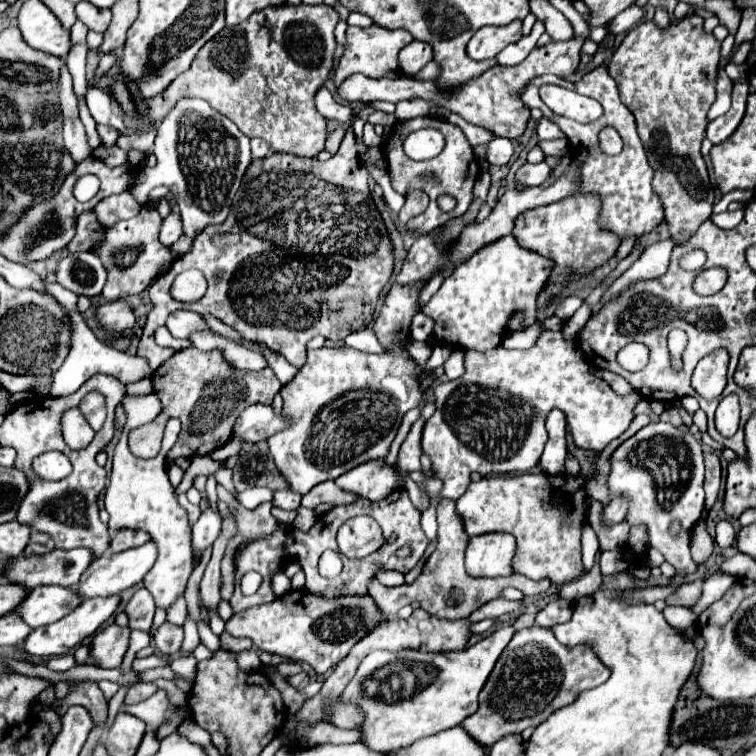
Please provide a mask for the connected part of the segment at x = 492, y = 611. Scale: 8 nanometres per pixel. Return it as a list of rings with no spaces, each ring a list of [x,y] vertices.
[[[498,597],[498,599],[492,599],[492,601],[488,601],[486,605],[478,607],[478,609],[470,615],[470,619],[482,621],[482,619],[488,619],[488,617],[502,617],[502,615],[514,611],[514,609],[518,609],[518,601],[508,601],[508,599]]]

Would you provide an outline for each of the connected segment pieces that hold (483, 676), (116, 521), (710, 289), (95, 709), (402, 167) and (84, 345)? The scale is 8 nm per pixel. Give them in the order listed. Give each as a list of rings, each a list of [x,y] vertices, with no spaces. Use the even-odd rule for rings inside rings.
[[[502,625],[498,631],[490,633],[486,639],[478,641],[476,645],[462,649],[462,651],[450,651],[450,653],[424,653],[418,649],[402,649],[398,653],[390,651],[374,651],[370,653],[358,667],[356,675],[348,683],[348,687],[342,693],[342,701],[350,701],[360,707],[364,713],[364,723],[358,727],[362,737],[360,741],[374,751],[390,753],[400,747],[412,745],[414,739],[422,739],[446,729],[452,729],[460,725],[466,717],[470,717],[478,709],[478,693],[482,691],[490,671],[494,669],[494,663],[498,655],[504,651],[508,641],[514,635],[512,625]],[[392,661],[422,661],[426,665],[432,665],[438,673],[434,683],[430,683],[426,689],[416,693],[412,699],[398,701],[396,705],[386,705],[378,699],[366,699],[362,683],[368,679],[376,669],[392,663]]]
[[[150,393],[150,395],[140,397],[125,396],[122,406],[126,411],[126,425],[122,429],[120,441],[116,445],[116,453],[112,459],[112,475],[110,475],[110,485],[106,489],[106,511],[110,515],[110,531],[120,531],[120,529],[140,529],[150,533],[158,547],[158,557],[154,567],[146,573],[144,577],[144,587],[152,593],[154,601],[158,607],[168,609],[180,593],[184,593],[188,577],[192,573],[192,531],[188,525],[188,515],[186,511],[178,505],[174,487],[168,481],[166,473],[166,455],[176,443],[176,437],[180,433],[180,421],[178,419],[168,419],[166,429],[164,429],[164,439],[162,439],[162,449],[154,459],[134,459],[134,455],[128,449],[128,433],[134,427],[146,425],[158,417],[162,411],[160,399]]]
[[[718,267],[718,269],[706,269],[706,271],[700,271],[694,279],[694,291],[698,295],[714,295],[718,293],[724,285],[726,285],[726,279],[728,279],[728,273],[726,269]]]
[[[80,681],[80,683],[76,683],[70,689],[70,693],[62,700],[55,700],[52,707],[56,709],[60,716],[63,716],[71,705],[86,707],[96,725],[102,725],[106,721],[108,703],[104,699],[104,693],[98,689],[96,681]]]
[[[426,115],[426,123],[418,123],[418,119],[398,121],[392,129],[394,129],[394,131],[392,131],[390,139],[382,145],[382,153],[384,153],[386,161],[388,161],[388,175],[390,175],[390,179],[392,179],[394,191],[398,191],[398,193],[404,195],[406,191],[418,187],[418,189],[424,189],[424,191],[430,195],[430,205],[428,205],[426,213],[420,215],[418,223],[416,223],[416,225],[412,223],[412,231],[420,231],[420,233],[424,235],[424,233],[436,229],[438,225],[442,225],[442,223],[446,223],[446,221],[450,221],[450,219],[462,217],[462,215],[468,211],[470,203],[472,203],[474,183],[476,183],[476,179],[478,179],[480,175],[480,165],[476,163],[476,157],[474,157],[474,153],[472,153],[472,147],[470,147],[470,143],[468,143],[466,135],[462,133],[462,129],[458,129],[458,127],[452,125],[452,123],[440,121],[440,119],[436,119],[436,117],[430,117],[430,115]],[[420,127],[436,127],[436,129],[440,129],[440,131],[444,133],[444,137],[446,137],[446,147],[444,147],[444,151],[442,151],[436,159],[414,161],[414,159],[410,159],[410,157],[404,153],[402,143],[404,143],[408,131],[416,131],[416,129],[420,129]],[[442,193],[450,193],[450,195],[456,197],[458,205],[456,205],[454,211],[450,211],[450,213],[440,211],[440,207],[436,205],[436,199],[438,199],[438,195],[442,195]]]
[[[62,307],[64,315],[70,321],[70,331],[72,331],[72,347],[70,353],[66,357],[66,361],[62,363],[62,367],[54,373],[54,385],[50,391],[50,397],[66,397],[70,393],[74,393],[78,387],[82,387],[92,375],[96,373],[106,373],[106,375],[114,375],[120,379],[120,383],[128,385],[132,381],[138,381],[142,377],[150,377],[150,367],[148,361],[144,361],[138,355],[128,355],[124,351],[116,351],[112,347],[106,347],[102,341],[96,339],[94,331],[86,325],[84,317],[78,311],[70,311],[66,307]]]

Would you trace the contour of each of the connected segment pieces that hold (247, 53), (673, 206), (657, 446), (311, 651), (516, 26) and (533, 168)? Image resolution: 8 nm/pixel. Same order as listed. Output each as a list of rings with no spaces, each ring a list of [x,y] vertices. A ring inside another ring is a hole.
[[[274,5],[252,13],[242,25],[224,27],[218,37],[212,37],[194,57],[190,69],[170,83],[166,91],[148,101],[148,119],[160,121],[170,113],[170,107],[182,97],[198,97],[210,103],[212,109],[228,117],[238,129],[252,137],[264,139],[274,153],[290,153],[296,157],[316,157],[324,151],[326,143],[326,119],[314,107],[314,93],[324,85],[332,69],[332,55],[336,51],[334,27],[338,23],[338,11],[322,5]]]
[[[696,13],[686,15],[678,23],[670,23],[666,29],[658,27],[654,19],[644,19],[628,31],[628,35],[608,61],[608,73],[618,83],[622,103],[626,103],[626,107],[636,117],[638,135],[646,149],[648,163],[654,169],[652,187],[662,201],[666,215],[664,219],[668,223],[668,233],[674,245],[686,243],[712,215],[714,207],[714,189],[710,185],[706,163],[700,155],[700,143],[708,125],[706,113],[716,99],[714,85],[720,63],[720,45],[722,43],[712,33],[704,31],[704,19]]]
[[[664,421],[650,423],[612,453],[610,465],[610,499],[618,495],[628,499],[624,521],[630,527],[644,525],[650,547],[658,549],[678,573],[696,573],[698,565],[690,553],[690,531],[704,509],[704,459],[700,443],[690,435],[688,429],[678,429]],[[674,521],[682,525],[680,537],[676,539],[670,535],[670,525]]]
[[[290,591],[268,605],[234,613],[226,621],[226,633],[232,637],[250,637],[258,649],[298,663],[308,663],[318,675],[322,675],[336,667],[380,619],[382,615],[374,605],[374,599],[368,595],[328,601],[308,591]]]
[[[512,21],[502,27],[482,27],[474,33],[468,43],[468,55],[472,59],[492,59],[496,57],[506,45],[520,41],[522,23]]]
[[[546,163],[538,165],[522,165],[520,171],[516,173],[516,181],[524,185],[542,185],[550,177],[550,169]]]

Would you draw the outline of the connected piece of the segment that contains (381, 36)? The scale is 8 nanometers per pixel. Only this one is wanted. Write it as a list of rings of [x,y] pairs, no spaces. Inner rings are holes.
[[[372,25],[368,29],[360,27],[348,27],[346,31],[346,49],[338,61],[338,67],[334,71],[334,85],[338,87],[346,77],[354,73],[364,73],[366,77],[382,79],[382,77],[396,77],[400,73],[398,69],[398,51],[410,43],[414,37],[406,29],[386,29],[380,25]]]

